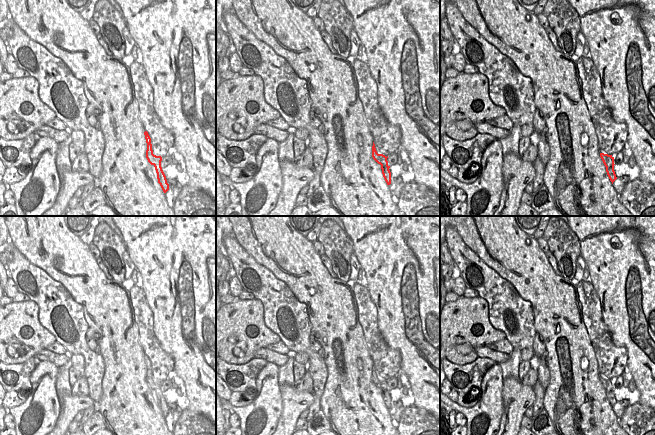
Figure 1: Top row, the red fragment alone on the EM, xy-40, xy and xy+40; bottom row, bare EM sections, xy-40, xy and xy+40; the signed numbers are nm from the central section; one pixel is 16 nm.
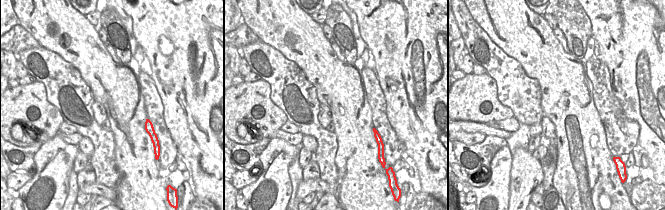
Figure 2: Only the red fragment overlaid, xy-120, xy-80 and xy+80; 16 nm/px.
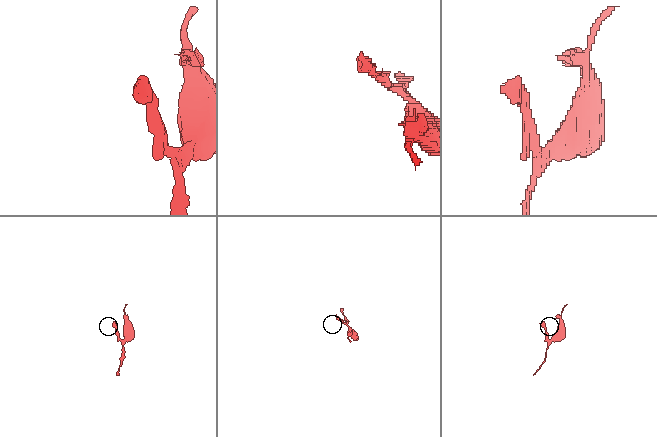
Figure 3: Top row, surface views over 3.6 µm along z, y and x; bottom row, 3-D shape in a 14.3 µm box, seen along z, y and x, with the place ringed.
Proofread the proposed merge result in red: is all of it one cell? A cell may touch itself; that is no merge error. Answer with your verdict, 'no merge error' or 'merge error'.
merge error

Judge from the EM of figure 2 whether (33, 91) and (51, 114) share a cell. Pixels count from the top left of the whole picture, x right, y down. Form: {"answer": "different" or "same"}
{"answer": "same"}

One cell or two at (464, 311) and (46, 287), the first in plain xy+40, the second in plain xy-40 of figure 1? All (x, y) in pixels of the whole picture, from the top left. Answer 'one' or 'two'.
two

